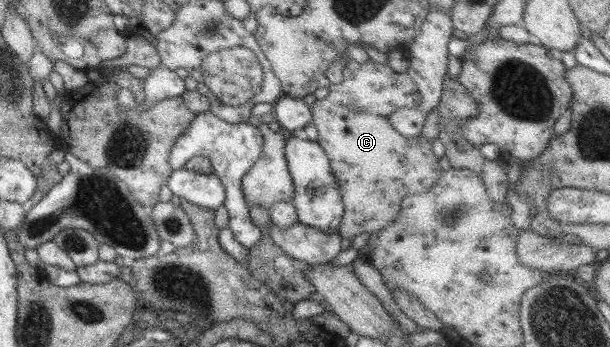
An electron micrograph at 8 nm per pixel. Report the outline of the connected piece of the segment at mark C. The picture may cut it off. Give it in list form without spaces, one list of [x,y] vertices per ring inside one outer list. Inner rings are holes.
[[[348,60],[342,71],[344,80],[331,83],[324,99],[311,104],[311,123],[317,129],[317,144],[322,147],[328,159],[332,174],[339,185],[343,214],[338,225],[338,235],[347,243],[359,233],[379,232],[398,218],[400,202],[406,195],[419,194],[434,186],[442,170],[438,157],[432,153],[431,141],[418,135],[406,138],[388,122],[388,116],[400,109],[409,109],[419,104],[421,96],[415,83],[406,72],[394,72],[388,65]]]

